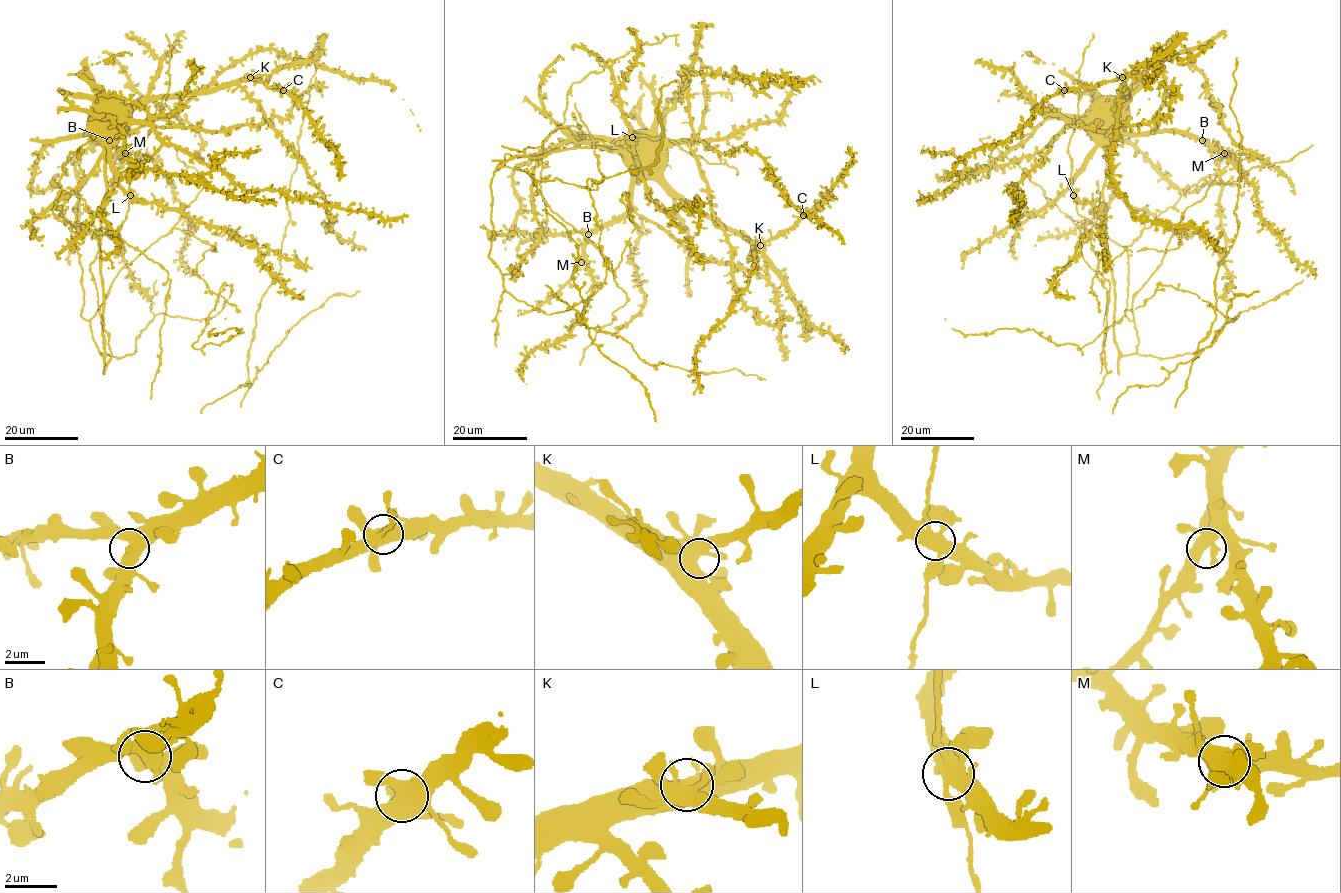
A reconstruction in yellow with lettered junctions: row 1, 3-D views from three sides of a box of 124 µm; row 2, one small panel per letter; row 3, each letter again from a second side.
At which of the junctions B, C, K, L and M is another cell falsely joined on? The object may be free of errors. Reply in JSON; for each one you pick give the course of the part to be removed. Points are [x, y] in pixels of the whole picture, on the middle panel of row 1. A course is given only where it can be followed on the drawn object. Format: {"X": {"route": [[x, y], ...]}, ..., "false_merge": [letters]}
{"false_merge": []}

